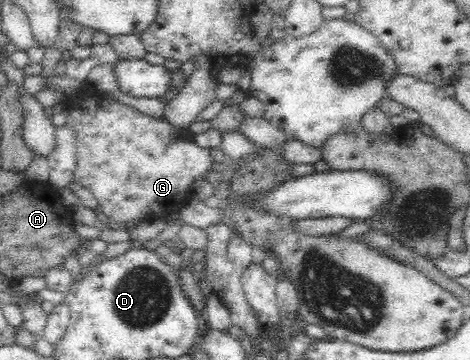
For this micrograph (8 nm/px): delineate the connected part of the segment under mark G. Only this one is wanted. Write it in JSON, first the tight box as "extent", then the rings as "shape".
{"extent":[66,96,214,225],"shape":[[[77,96],[79,106],[71,102],[72,97],[69,98],[69,109],[68,109],[68,121],[66,122],[69,125],[69,128],[72,128],[76,139],[76,166],[74,169],[74,183],[81,185],[83,187],[89,188],[89,190],[97,199],[98,208],[101,210],[101,213],[105,215],[106,218],[110,218],[112,221],[118,224],[127,224],[130,225],[134,220],[151,220],[151,219],[165,219],[176,211],[179,211],[189,200],[185,200],[185,193],[190,189],[191,184],[194,181],[197,181],[200,178],[203,178],[204,175],[212,170],[212,165],[214,159],[211,156],[211,149],[200,148],[195,144],[195,142],[189,142],[185,138],[181,138],[176,130],[179,128],[173,126],[167,119],[164,119],[162,116],[155,118],[149,115],[145,115],[118,100],[113,99],[111,96],[103,98],[103,100],[92,101],[83,101],[80,97]]]}

